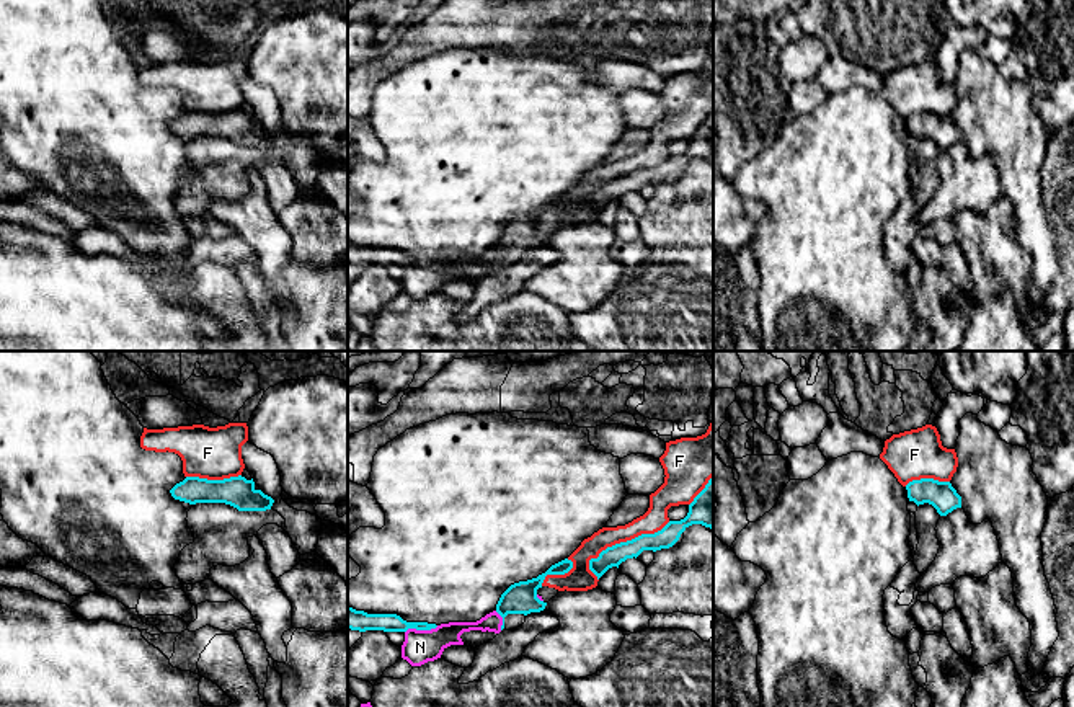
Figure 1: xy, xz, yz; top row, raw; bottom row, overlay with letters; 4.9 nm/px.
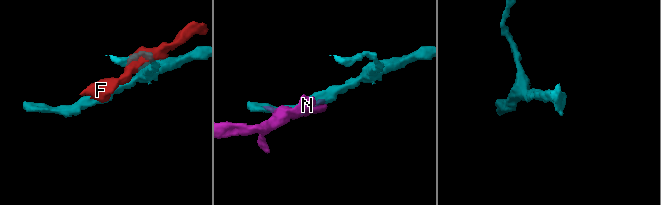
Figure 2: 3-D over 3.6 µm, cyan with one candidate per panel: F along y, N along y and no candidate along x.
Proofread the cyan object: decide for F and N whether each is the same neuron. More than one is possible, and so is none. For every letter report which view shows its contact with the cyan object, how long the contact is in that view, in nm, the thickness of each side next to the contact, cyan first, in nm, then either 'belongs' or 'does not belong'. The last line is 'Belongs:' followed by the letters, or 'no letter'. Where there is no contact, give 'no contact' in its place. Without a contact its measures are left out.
F: xz | 480 nm | 100/110 nm | does not belong
N: xz | 170 nm | 100/160 nm | does not belong
Belongs: no letter

